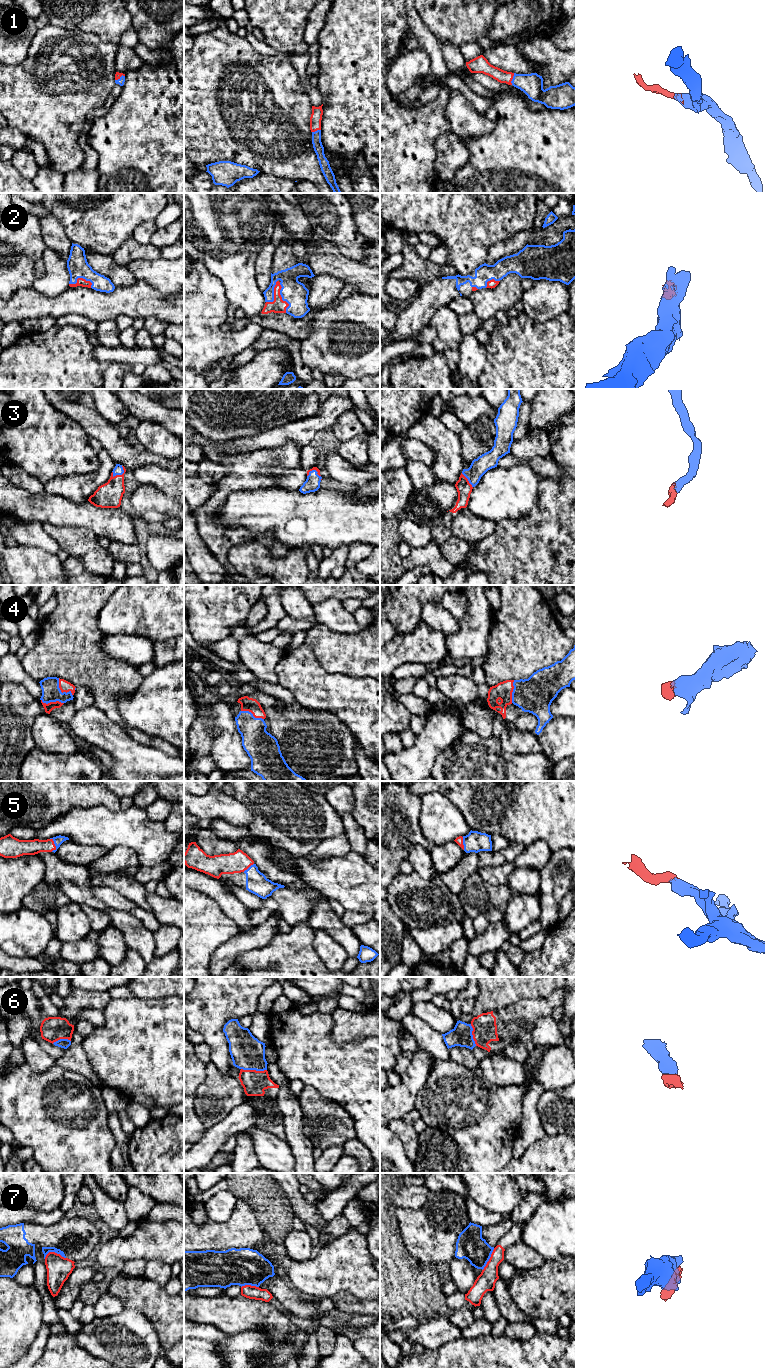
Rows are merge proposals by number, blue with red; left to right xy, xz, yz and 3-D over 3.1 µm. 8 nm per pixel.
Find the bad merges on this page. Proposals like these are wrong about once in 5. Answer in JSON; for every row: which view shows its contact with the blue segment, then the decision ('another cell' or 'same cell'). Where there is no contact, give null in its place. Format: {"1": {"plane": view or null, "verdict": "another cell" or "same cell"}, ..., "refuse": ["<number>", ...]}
{"1": {"plane": "yz", "verdict": "same cell"}, "2": {"plane": "xz", "verdict": "same cell"}, "3": {"plane": "xy", "verdict": "same cell"}, "4": {"plane": "xy", "verdict": "same cell"}, "5": {"plane": "xy", "verdict": "same cell"}, "6": {"plane": "xz", "verdict": "same cell"}, "7": {"plane": "xy", "verdict": "another cell"}, "refuse": ["7"]}

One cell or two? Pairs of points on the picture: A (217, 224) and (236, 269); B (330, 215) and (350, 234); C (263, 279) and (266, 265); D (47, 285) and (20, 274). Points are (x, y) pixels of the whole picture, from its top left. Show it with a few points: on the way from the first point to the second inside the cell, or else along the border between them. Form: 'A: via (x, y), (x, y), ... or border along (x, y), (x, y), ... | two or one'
A: via (230, 230), (241, 241), (241, 256) | one
B: via (335, 220), (345, 230) | one
C: via (263, 276), (264, 268) | one
D: border along (35, 278), (31, 285) | two

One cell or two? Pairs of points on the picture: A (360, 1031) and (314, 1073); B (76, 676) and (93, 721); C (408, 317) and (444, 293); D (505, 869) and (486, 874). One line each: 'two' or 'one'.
A: two
B: two
C: one
D: one

